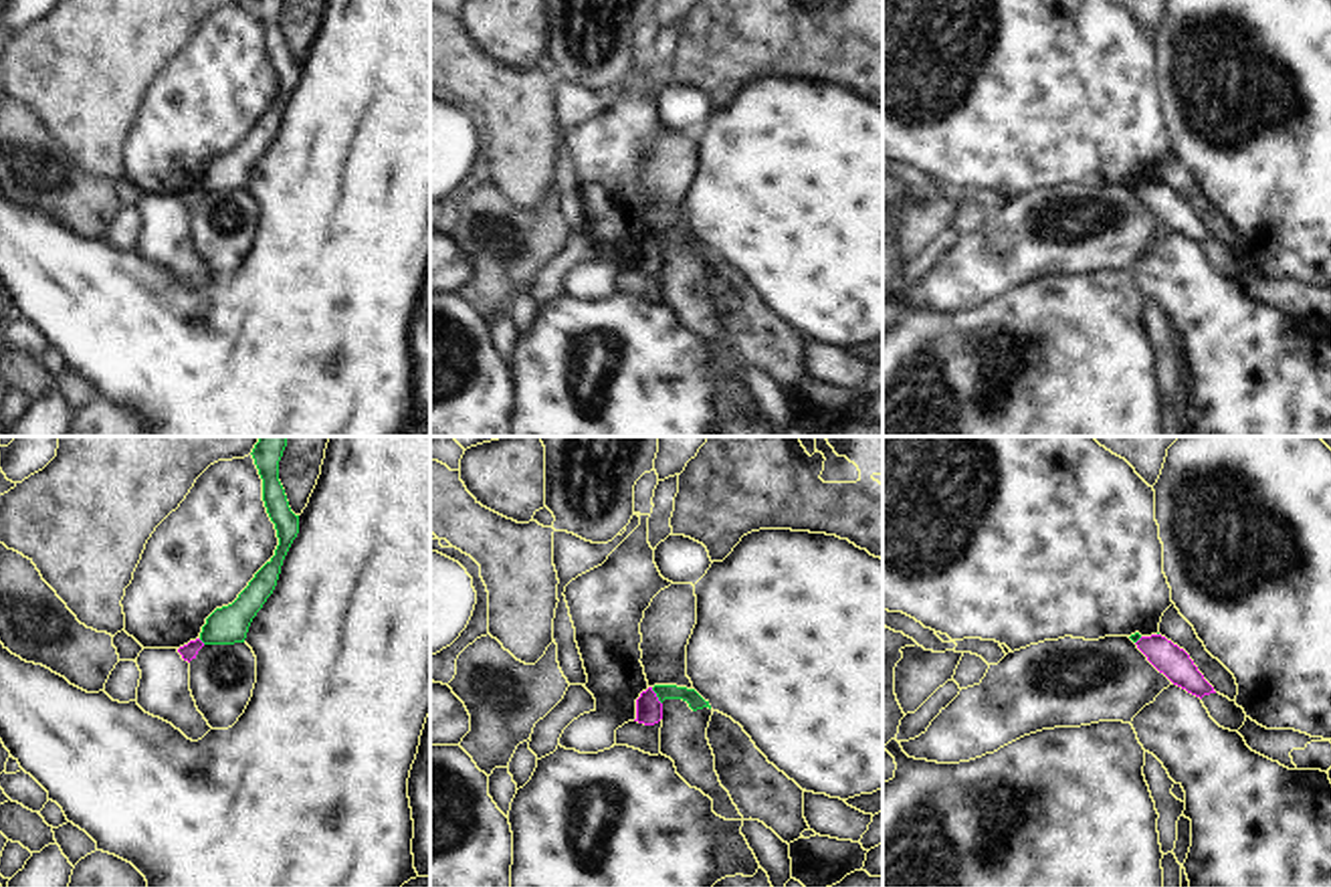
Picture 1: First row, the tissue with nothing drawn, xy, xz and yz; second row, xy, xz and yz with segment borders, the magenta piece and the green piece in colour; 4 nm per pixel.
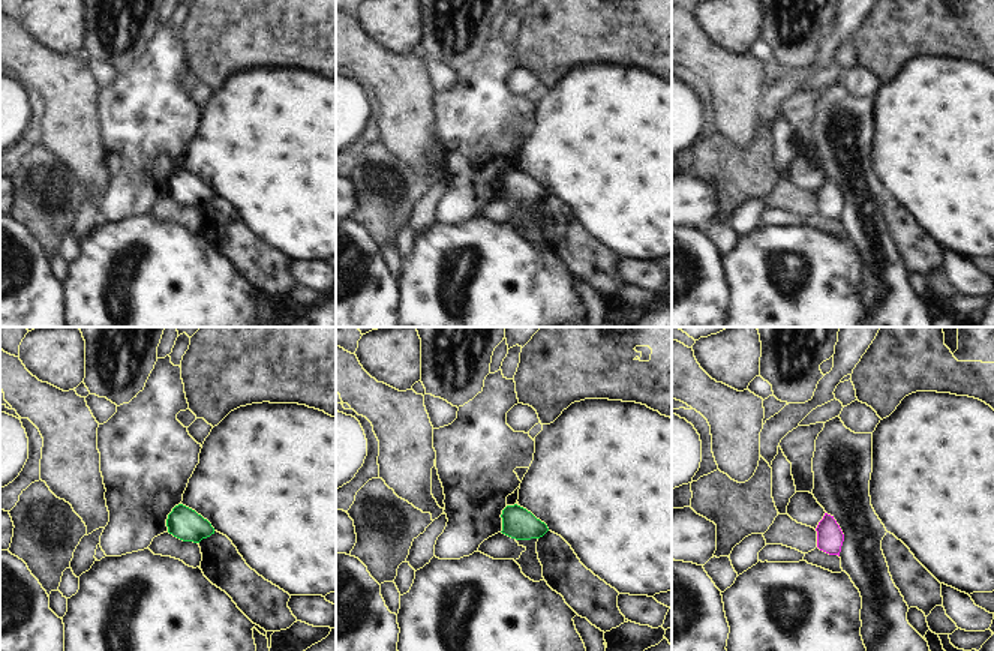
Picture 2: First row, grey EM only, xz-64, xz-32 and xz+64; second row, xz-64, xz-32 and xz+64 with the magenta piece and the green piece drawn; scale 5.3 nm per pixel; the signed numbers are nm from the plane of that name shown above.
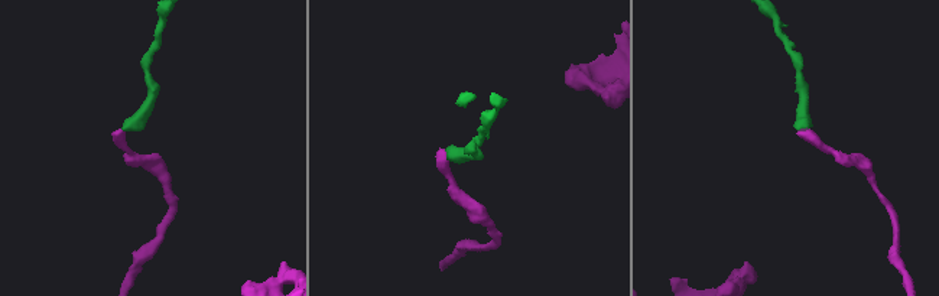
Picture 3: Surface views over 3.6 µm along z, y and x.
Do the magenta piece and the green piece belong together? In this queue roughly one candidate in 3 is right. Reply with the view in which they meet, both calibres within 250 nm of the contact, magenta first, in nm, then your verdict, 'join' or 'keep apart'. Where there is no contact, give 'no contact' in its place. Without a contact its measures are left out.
meets magenta in xz; 110 nm thick on the magenta side, 70 nm on the other; keep apart

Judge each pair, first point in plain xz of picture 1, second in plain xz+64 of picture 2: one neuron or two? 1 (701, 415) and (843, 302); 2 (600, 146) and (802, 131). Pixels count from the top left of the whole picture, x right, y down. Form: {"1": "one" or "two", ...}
{"1": "one", "2": "one"}

